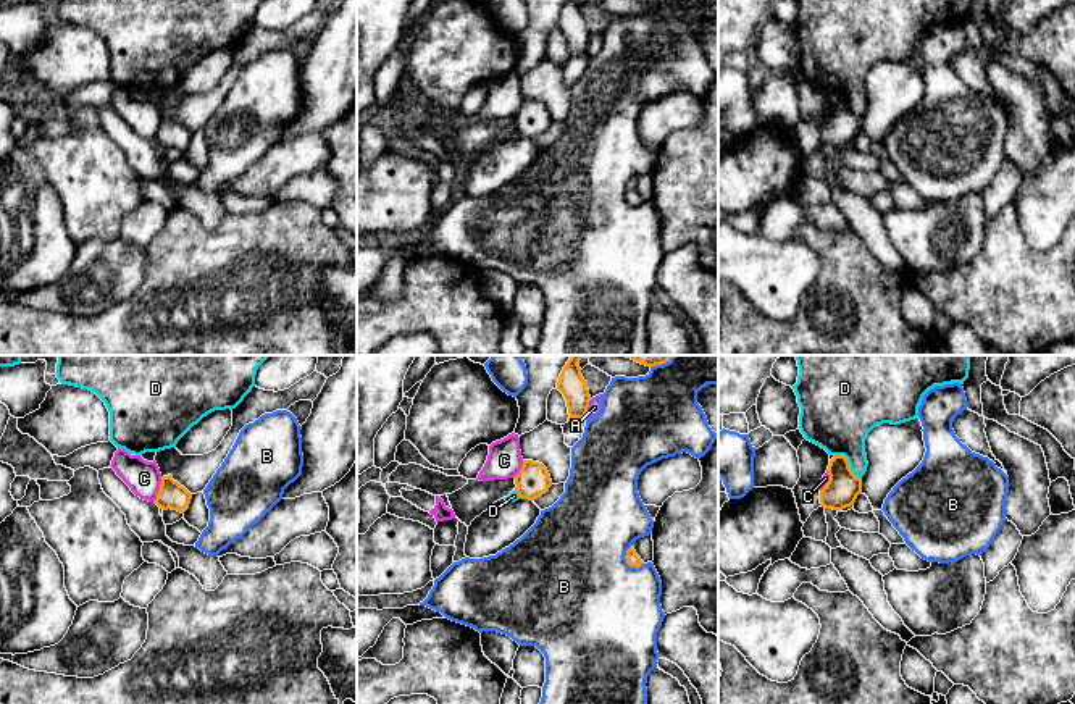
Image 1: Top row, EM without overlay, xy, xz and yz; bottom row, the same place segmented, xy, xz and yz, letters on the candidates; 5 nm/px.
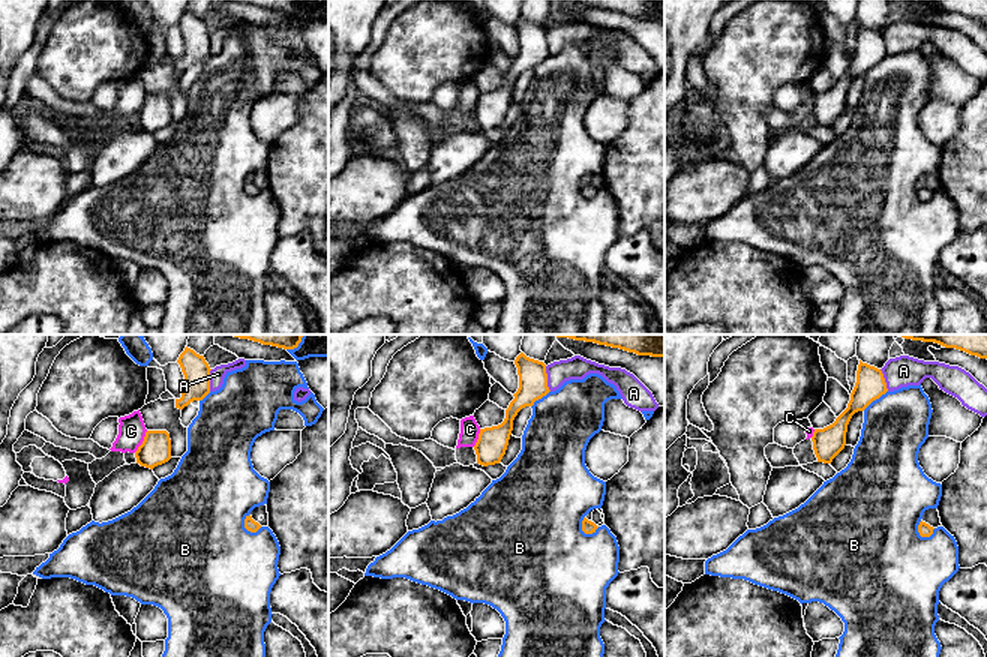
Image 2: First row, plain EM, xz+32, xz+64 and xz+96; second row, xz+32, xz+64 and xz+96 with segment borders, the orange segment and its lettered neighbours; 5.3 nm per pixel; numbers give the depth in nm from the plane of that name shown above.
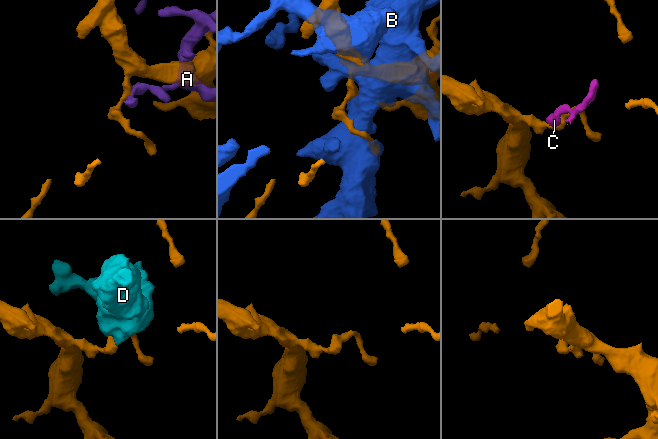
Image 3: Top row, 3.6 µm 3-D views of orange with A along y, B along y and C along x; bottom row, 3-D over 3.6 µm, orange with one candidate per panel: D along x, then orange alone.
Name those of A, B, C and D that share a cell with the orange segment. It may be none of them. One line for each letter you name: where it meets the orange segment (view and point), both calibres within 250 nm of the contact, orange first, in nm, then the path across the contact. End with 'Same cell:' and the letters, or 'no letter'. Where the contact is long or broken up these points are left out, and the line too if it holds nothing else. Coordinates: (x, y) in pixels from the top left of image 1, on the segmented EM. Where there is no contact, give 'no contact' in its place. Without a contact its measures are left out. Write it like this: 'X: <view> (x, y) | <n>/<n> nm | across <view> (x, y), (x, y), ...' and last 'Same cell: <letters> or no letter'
Same cell: no letter

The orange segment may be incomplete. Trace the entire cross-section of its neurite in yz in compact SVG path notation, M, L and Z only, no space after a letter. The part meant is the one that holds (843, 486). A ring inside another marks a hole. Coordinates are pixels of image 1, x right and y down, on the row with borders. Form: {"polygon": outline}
{"polygon": "M834 455L828 465L830 480L820 491L820 504L825 509L843 510L854 505L862 494L862 480L849 468L844 455Z"}

